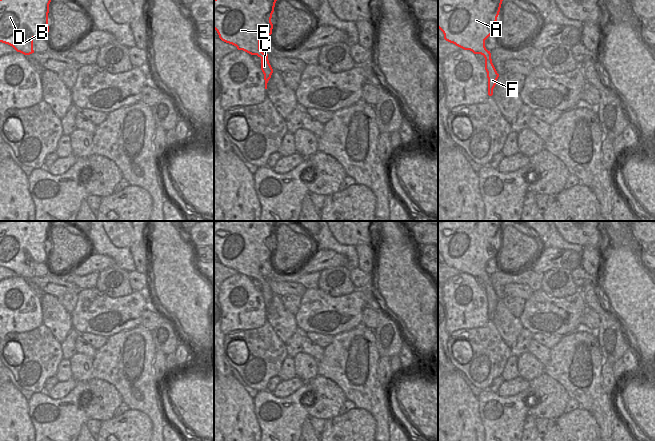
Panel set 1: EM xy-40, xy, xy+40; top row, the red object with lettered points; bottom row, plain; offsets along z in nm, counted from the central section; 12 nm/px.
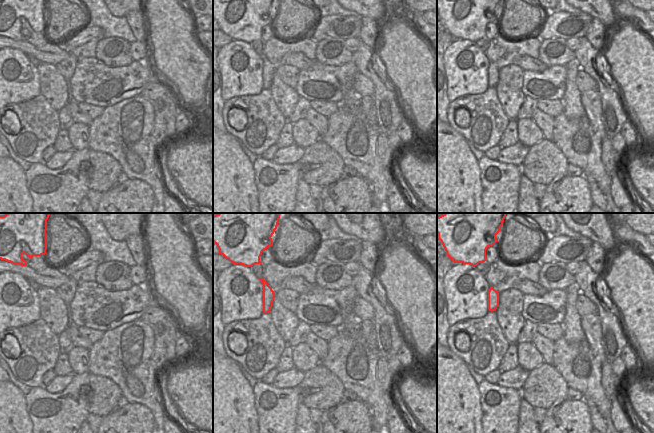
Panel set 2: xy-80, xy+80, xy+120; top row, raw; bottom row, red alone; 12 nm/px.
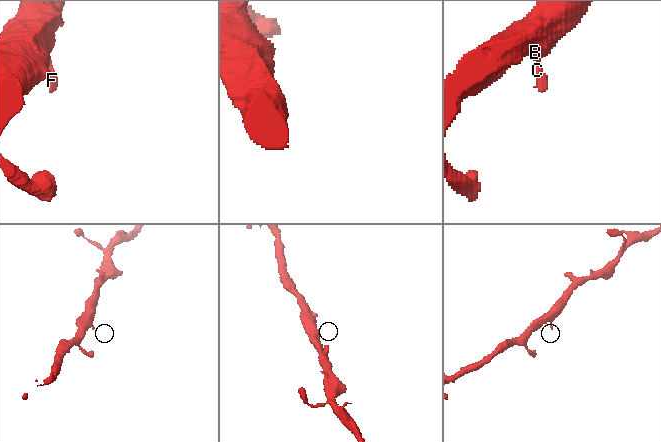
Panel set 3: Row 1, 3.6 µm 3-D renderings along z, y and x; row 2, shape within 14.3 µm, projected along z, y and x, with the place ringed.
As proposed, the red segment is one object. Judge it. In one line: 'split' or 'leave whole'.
leave whole

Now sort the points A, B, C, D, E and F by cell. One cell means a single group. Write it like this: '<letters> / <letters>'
A B C D E F

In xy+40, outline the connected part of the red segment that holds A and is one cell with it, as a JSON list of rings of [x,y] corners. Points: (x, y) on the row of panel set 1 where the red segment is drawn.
[[[438,0],[438,28],[443,32],[444,39],[456,46],[470,50],[474,54],[481,54],[485,58],[485,70],[488,78],[488,95],[493,95],[499,74],[497,73],[491,59],[491,53],[485,47],[485,40],[497,31],[497,17],[503,0]]]

